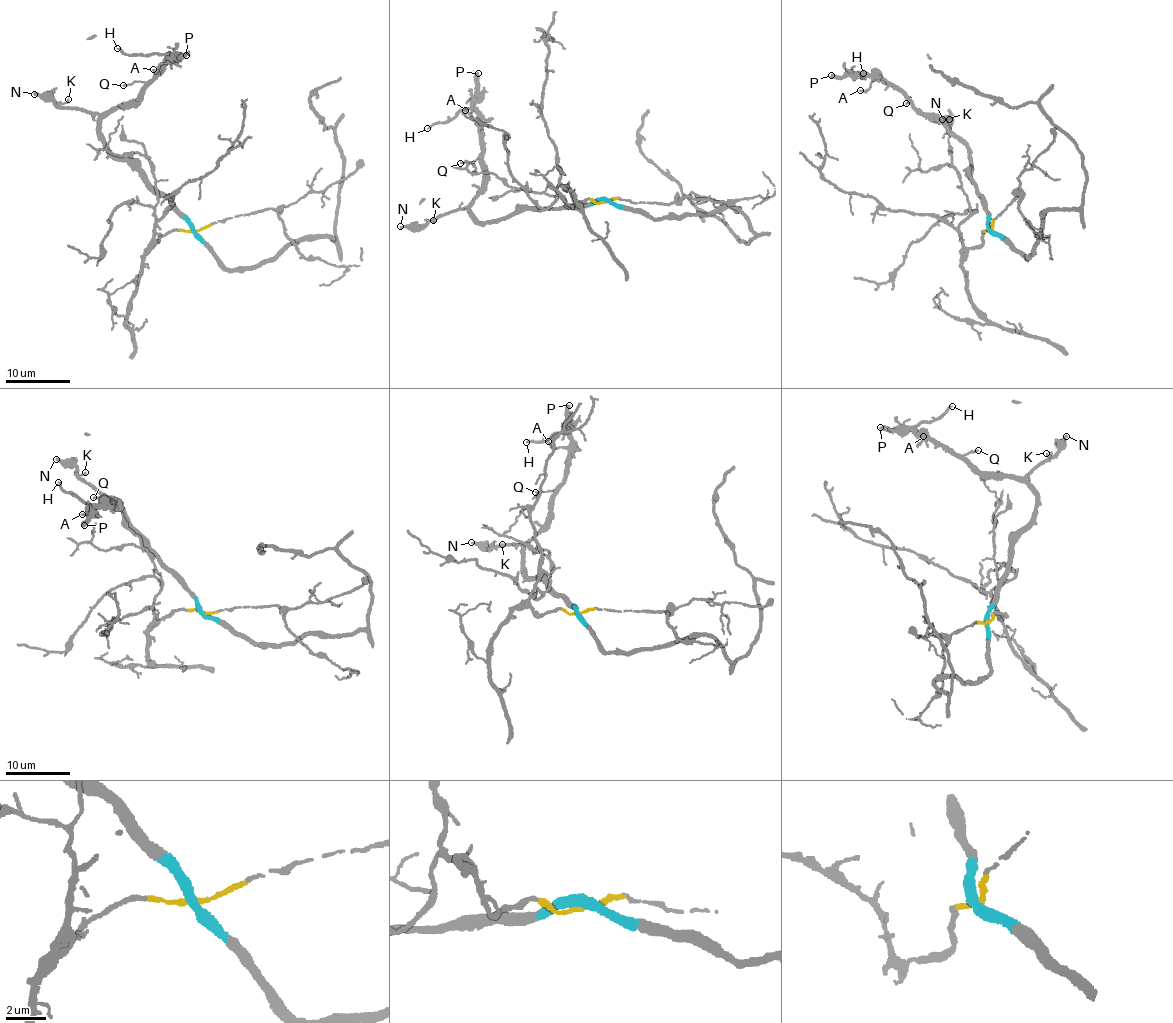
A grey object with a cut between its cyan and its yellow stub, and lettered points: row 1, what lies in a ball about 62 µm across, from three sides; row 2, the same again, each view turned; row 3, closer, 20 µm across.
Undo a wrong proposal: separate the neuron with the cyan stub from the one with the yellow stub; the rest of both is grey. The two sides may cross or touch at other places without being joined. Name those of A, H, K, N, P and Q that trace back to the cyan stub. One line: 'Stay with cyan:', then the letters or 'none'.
Stay with cyan: A, H, K, N, P, Q

